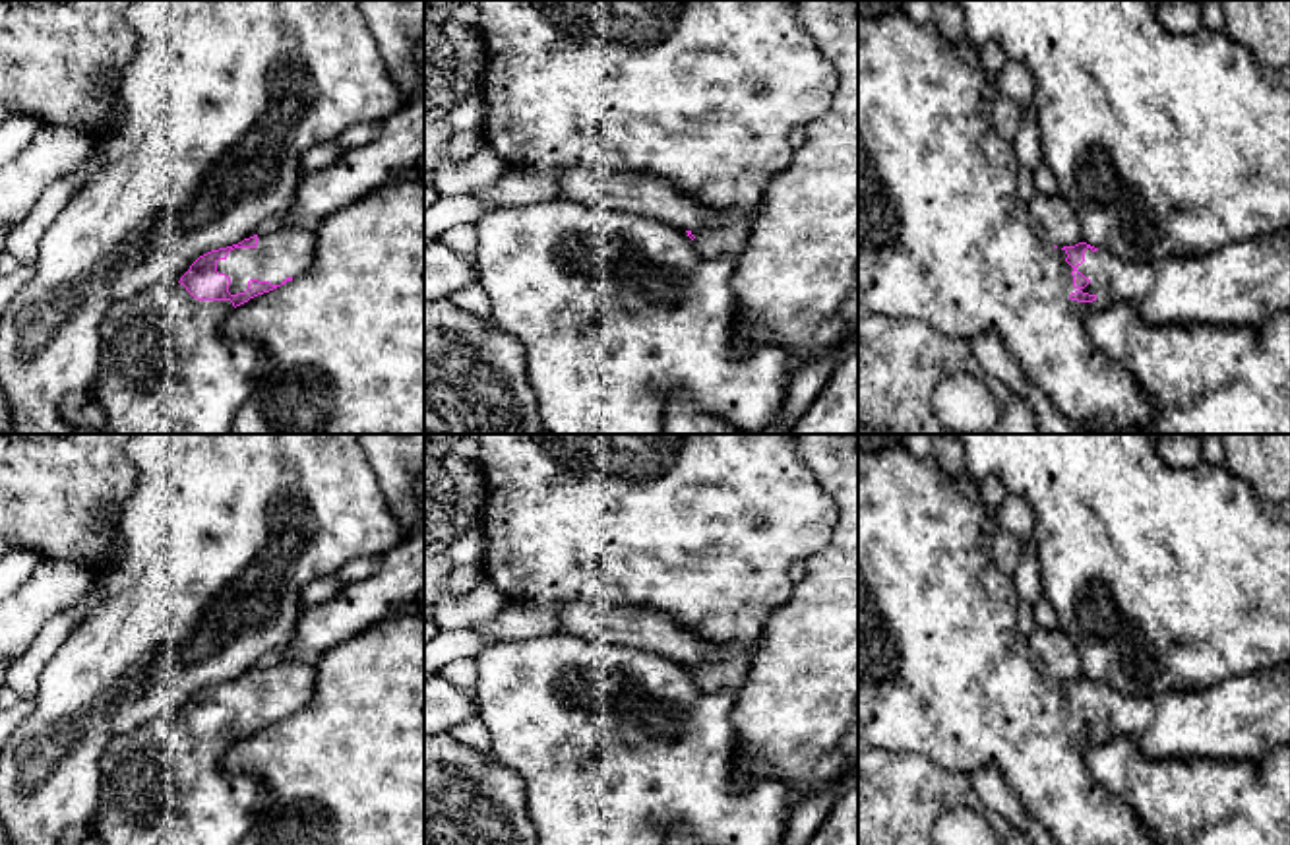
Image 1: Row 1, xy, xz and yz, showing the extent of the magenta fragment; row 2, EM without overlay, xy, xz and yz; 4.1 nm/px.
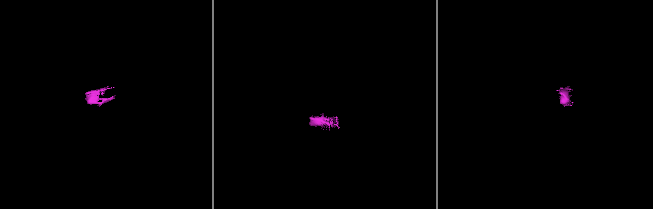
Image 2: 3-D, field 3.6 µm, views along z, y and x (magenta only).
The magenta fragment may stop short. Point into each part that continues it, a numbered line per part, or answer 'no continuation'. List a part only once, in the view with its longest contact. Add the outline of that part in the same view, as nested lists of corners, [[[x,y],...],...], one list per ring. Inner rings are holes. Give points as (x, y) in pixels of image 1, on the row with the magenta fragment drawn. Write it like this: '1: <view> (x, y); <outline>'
1: yz (944, 237); [[[903,12],[883,16],[879,19],[866,19],[858,16],[858,320],[864,316],[914,318],[930,324],[947,337],[961,337],[968,341],[980,333],[996,333],[1015,357],[1023,374],[1044,391],[1044,395],[1075,426],[1075,430],[1089,428],[1094,434],[1141,434],[1154,421],[1151,395],[1137,384],[1125,366],[1096,347],[1087,331],[1085,316],[1090,310],[1106,308],[1116,302],[1131,304],[1145,322],[1156,326],[1211,324],[1253,328],[1275,316],[1284,316],[1290,312],[1290,231],[1226,244],[1224,248],[1205,256],[1162,258],[1149,264],[1133,264],[1104,250],[1092,252],[1087,248],[1085,262],[1075,269],[1089,277],[1090,283],[1085,289],[1075,289],[1071,275],[1073,267],[1065,262],[1065,250],[1054,248],[1036,235],[1029,217],[1029,203],[1025,203],[1019,196],[1015,178],[1021,165],[1013,143],[999,136],[992,120],[990,103],[982,95],[986,83],[988,76],[978,50],[967,37],[949,41],[941,35],[934,19],[918,23]]]

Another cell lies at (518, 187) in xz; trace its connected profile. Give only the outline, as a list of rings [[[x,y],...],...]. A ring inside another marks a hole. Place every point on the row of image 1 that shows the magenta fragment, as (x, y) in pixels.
[[[509,167],[498,182],[473,192],[490,207],[540,203],[558,200],[562,169],[515,169]]]

